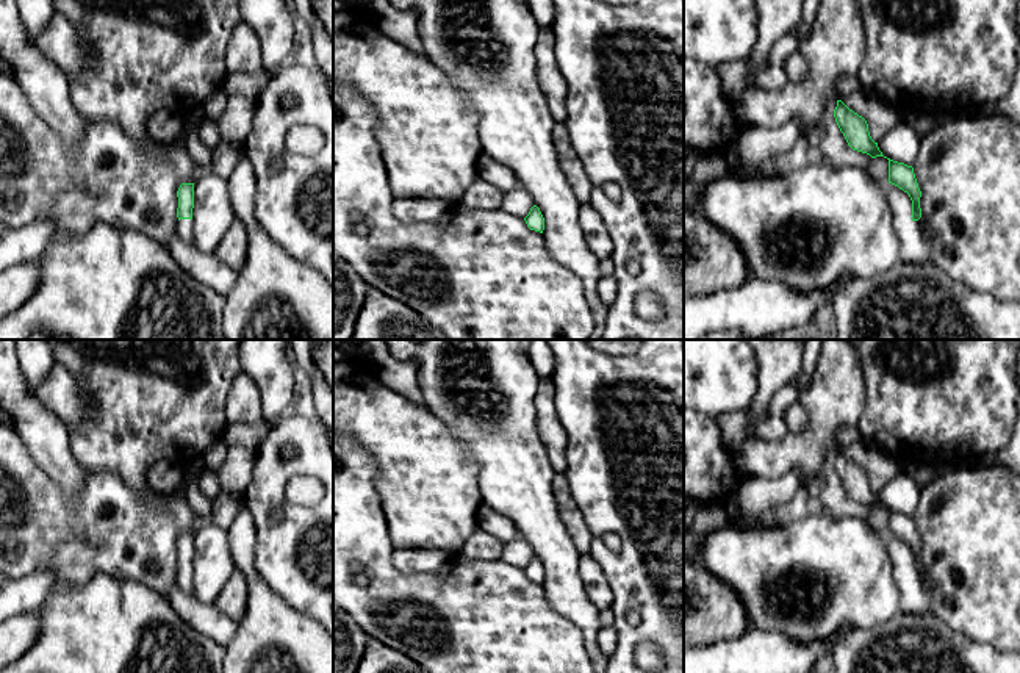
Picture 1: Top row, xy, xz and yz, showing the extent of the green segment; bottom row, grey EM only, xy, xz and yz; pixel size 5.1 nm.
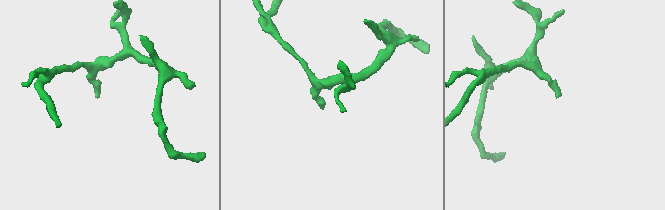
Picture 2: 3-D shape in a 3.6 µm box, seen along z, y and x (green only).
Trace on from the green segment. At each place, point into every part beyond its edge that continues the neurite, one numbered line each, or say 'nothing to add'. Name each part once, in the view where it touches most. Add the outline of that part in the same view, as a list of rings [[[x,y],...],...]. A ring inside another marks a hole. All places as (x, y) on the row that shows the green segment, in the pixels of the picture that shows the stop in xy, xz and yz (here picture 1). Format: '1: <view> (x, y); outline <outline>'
1: xy (183, 226); outline [[[180,219],[177,222],[177,233],[178,236],[185,241],[191,244],[191,236],[192,236],[192,219]]]

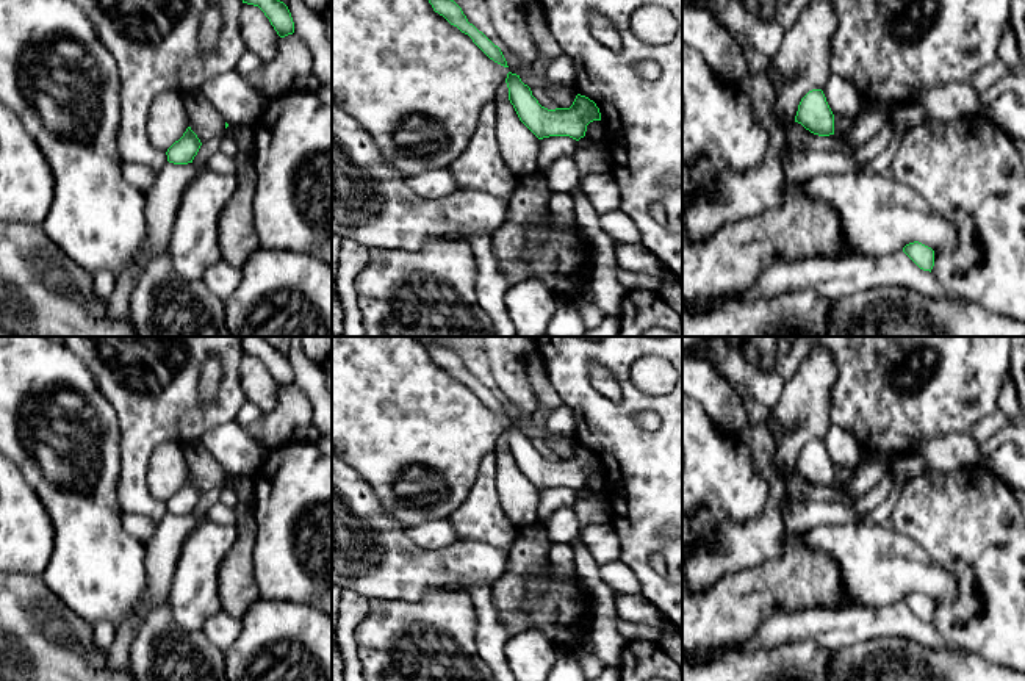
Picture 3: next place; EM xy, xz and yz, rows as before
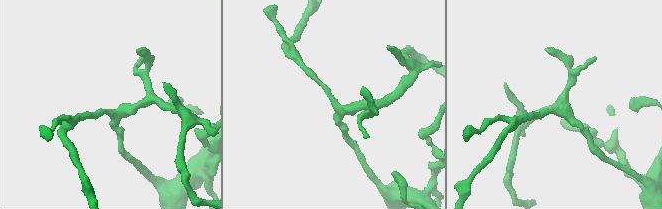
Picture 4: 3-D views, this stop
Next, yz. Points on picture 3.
nothing to add

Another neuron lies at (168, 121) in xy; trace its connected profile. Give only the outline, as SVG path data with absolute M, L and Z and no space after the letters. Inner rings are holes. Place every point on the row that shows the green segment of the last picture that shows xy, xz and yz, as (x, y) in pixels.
M166 91L155 97L147 119L149 139L161 150L178 141L186 128L189 119L183 103L183 94Z

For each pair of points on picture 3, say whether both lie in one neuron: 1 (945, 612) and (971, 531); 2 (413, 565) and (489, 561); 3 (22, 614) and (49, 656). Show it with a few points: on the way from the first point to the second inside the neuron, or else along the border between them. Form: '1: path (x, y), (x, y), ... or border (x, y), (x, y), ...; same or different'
1: path (964, 595), (964, 562), (971, 551); same
2: path (432, 565), (470, 562); same
3: path (22, 625), (22, 630), (38, 645); same

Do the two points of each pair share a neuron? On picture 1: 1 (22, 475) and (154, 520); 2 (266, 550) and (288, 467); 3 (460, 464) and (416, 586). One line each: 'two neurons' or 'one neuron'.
1: one neuron
2: one neuron
3: two neurons

